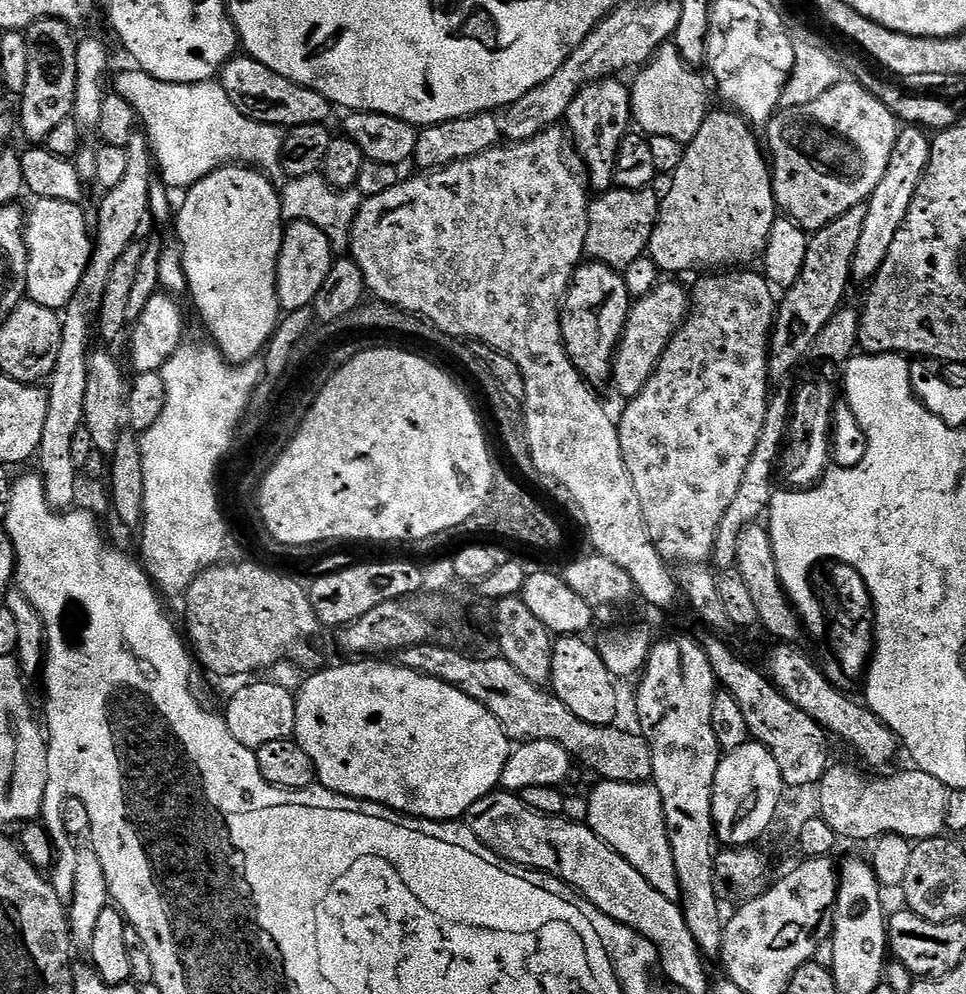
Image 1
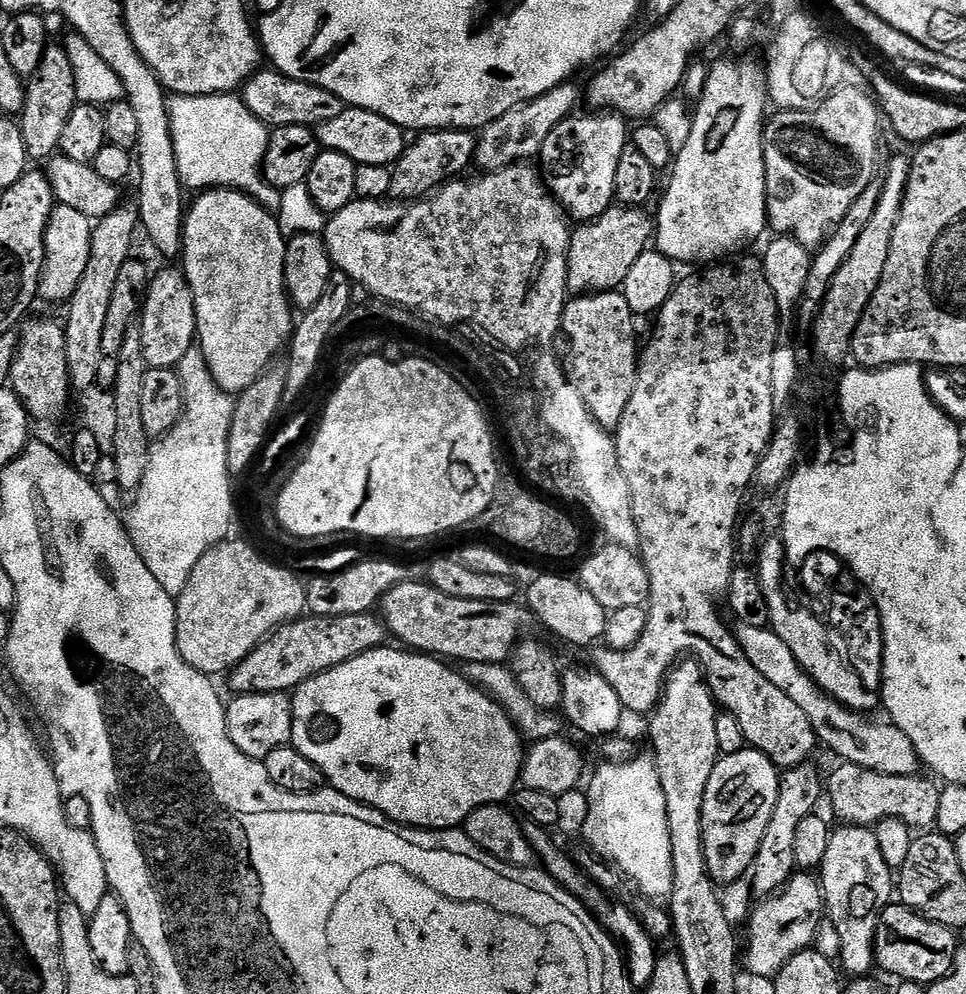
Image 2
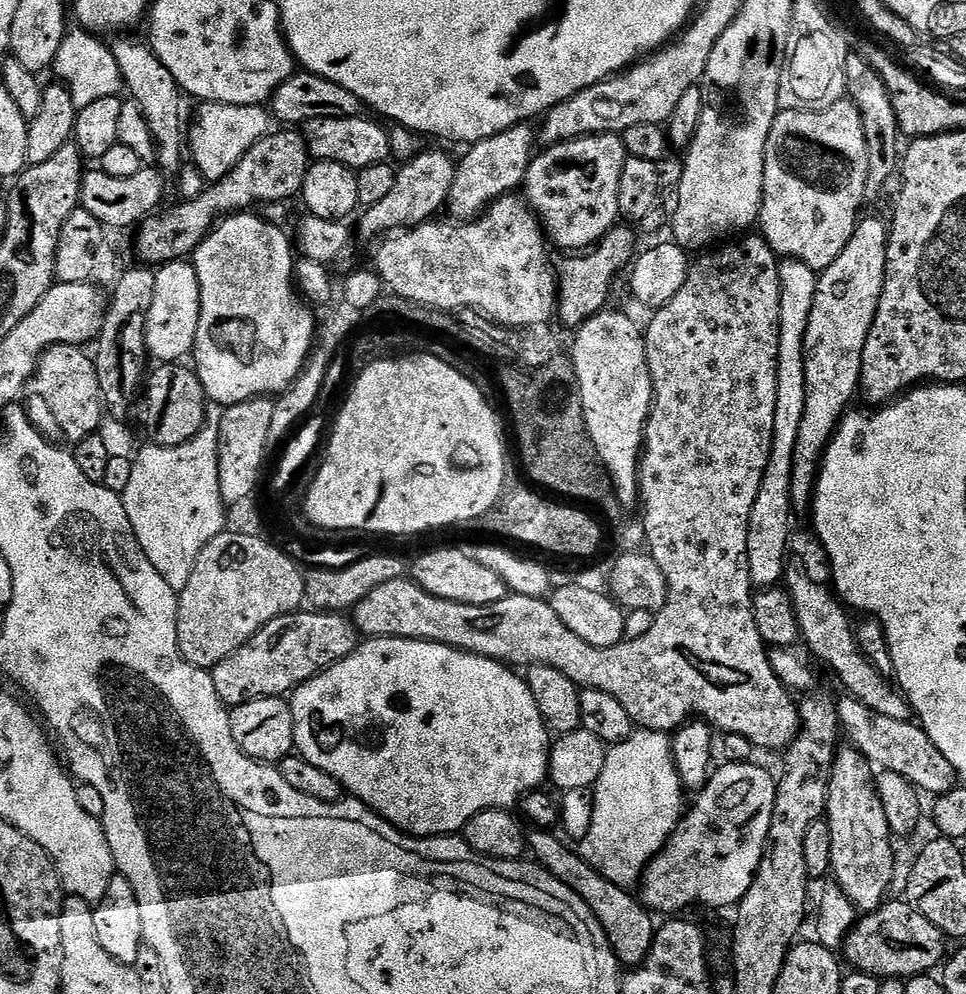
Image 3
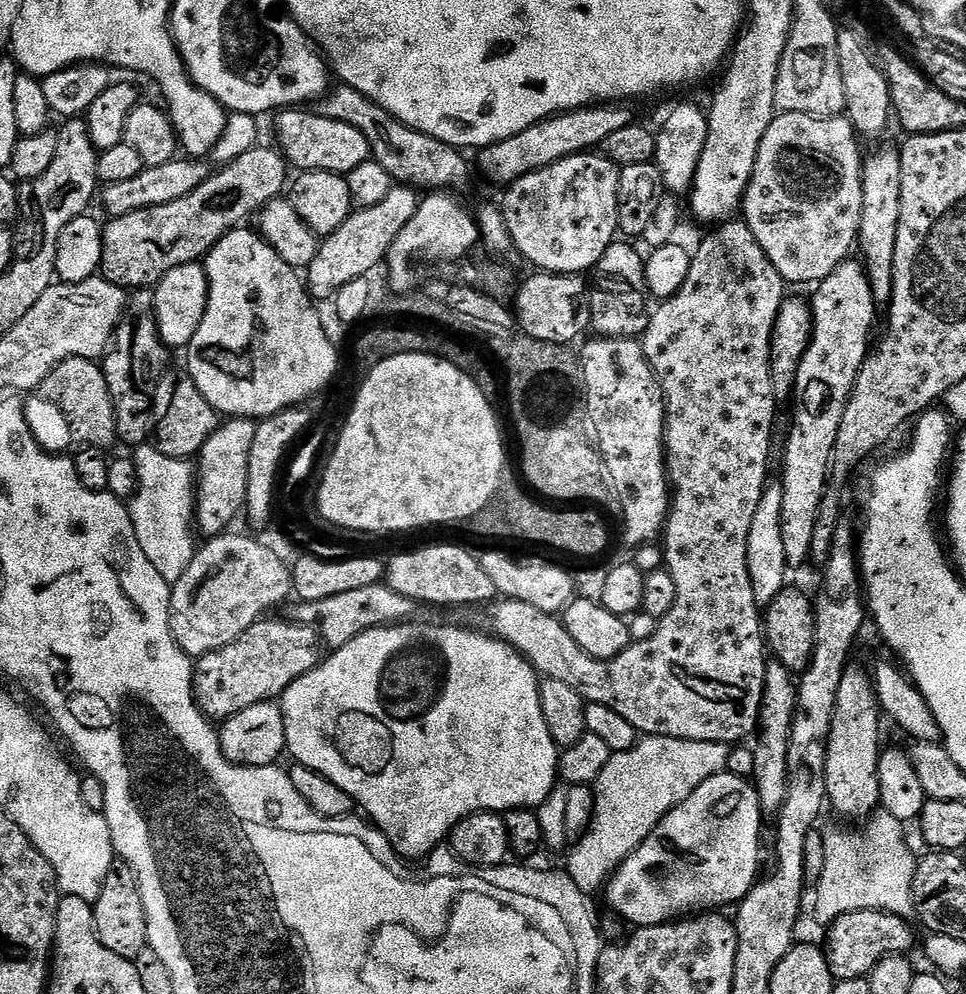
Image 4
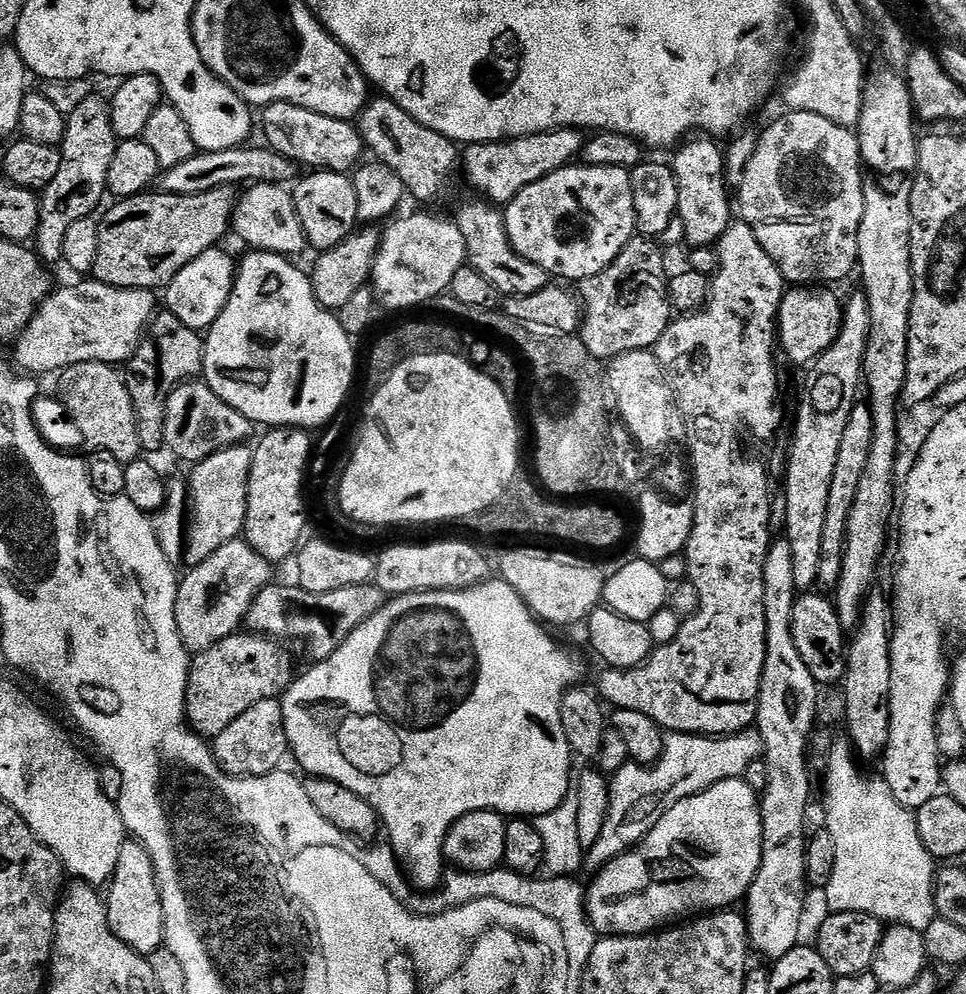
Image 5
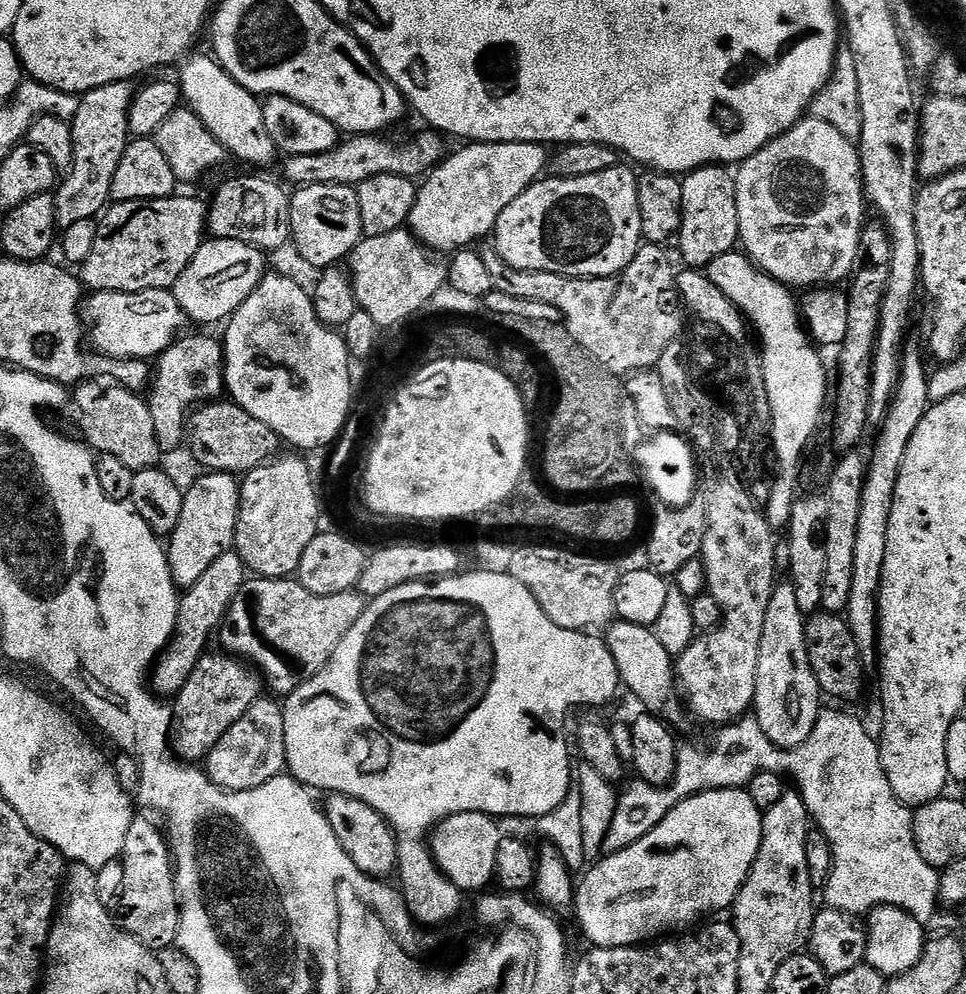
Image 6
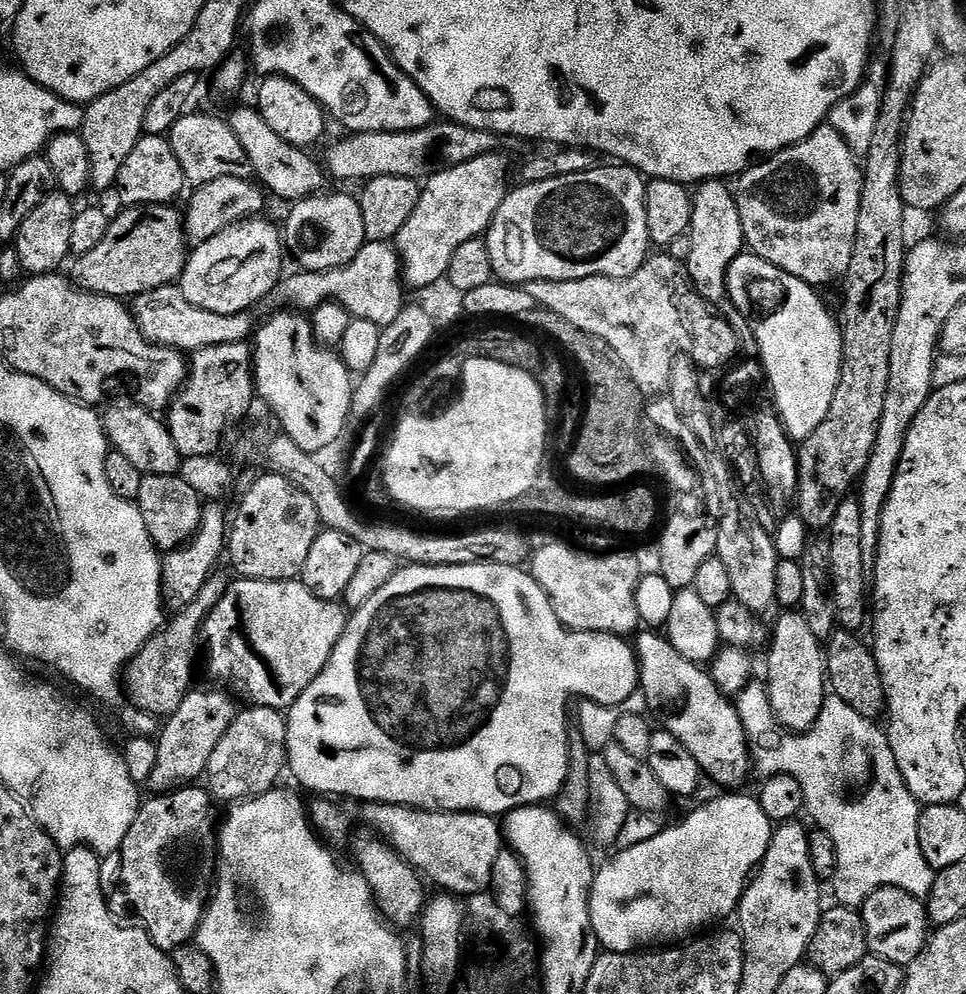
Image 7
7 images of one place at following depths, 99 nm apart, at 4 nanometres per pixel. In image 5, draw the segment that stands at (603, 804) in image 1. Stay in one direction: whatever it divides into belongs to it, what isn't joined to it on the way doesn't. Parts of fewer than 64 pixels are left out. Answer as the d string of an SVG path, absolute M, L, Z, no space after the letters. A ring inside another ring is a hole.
M755 730L736 732L733 736L691 736L685 732L665 735L664 749L656 763L645 766L627 762L608 780L608 813L602 826L602 834L594 846L584 852L583 871L595 874L605 868L617 856L628 851L644 839L657 819L658 810L669 802L685 800L699 792L705 792L723 780L743 777L747 764L761 755L760 734Z

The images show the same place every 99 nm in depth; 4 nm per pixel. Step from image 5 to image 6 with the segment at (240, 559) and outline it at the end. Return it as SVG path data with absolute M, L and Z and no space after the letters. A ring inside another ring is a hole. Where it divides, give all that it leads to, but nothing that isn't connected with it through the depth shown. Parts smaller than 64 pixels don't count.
M235 550L222 554L222 558L209 559L206 574L198 578L180 596L180 609L176 615L176 633L168 641L167 648L160 653L150 672L150 688L161 698L175 698L182 686L194 674L194 666L198 666L200 657L209 651L208 639L213 639L214 633L224 620L230 602L238 594L238 590L246 582L246 569Z

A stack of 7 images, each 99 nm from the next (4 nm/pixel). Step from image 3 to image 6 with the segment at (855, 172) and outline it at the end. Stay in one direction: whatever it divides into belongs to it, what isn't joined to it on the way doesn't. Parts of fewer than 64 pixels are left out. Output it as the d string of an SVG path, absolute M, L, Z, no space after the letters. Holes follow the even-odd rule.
M802 118L790 130L786 130L778 138L774 138L758 154L746 158L743 164L735 169L738 222L740 223L739 243L751 261L763 272L769 273L778 283L787 285L792 290L811 290L817 286L836 286L839 280L847 281L851 277L860 259L860 235L866 223L864 208L866 197L863 174L860 167L860 154L857 145L847 140L830 122L815 118Z

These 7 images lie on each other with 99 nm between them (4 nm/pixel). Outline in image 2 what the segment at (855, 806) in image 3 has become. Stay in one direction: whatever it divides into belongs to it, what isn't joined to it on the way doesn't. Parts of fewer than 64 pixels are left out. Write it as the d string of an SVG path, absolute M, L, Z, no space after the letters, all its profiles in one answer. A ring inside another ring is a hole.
M840 826L830 838L826 858L818 869L827 913L840 935L838 964L849 977L867 976L877 967L876 931L885 908L894 900L894 869L882 856L871 827Z

